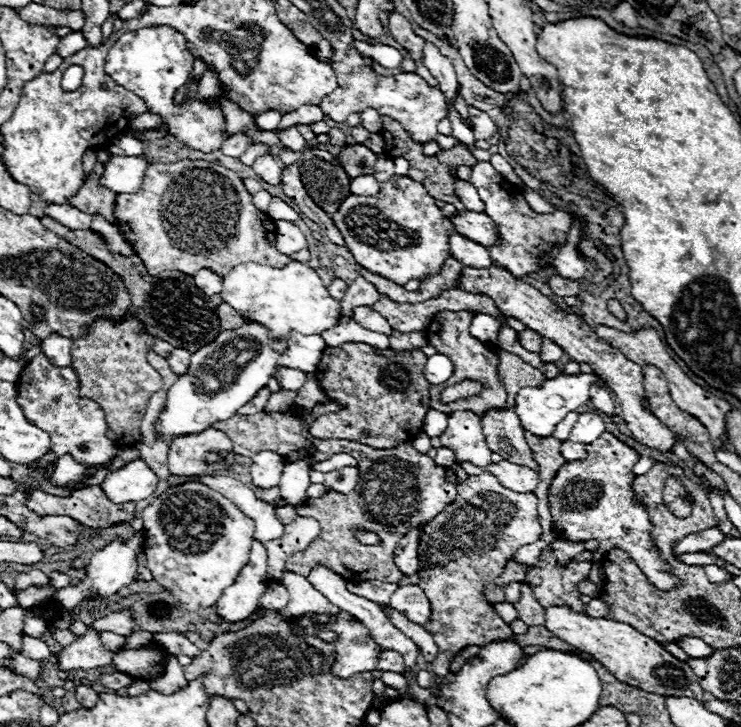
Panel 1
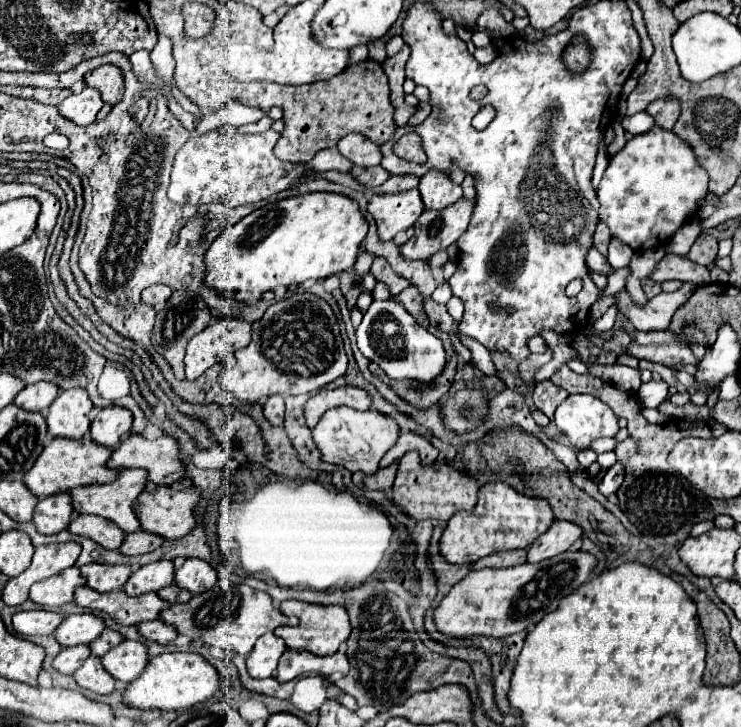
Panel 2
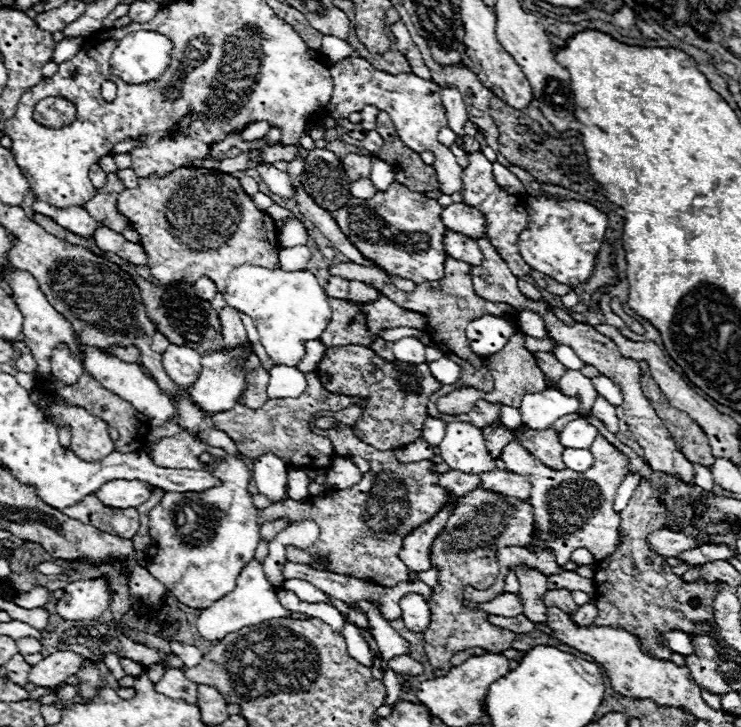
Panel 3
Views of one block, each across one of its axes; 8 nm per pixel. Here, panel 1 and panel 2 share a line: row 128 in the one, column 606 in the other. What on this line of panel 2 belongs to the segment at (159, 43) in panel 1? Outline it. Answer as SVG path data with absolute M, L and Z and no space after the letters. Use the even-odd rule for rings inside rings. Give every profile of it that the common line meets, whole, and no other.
M654 126L650 134L634 136L610 158L598 186L600 220L632 250L654 248L666 242L696 212L702 196L708 194L708 178L694 162L694 152L674 132Z

